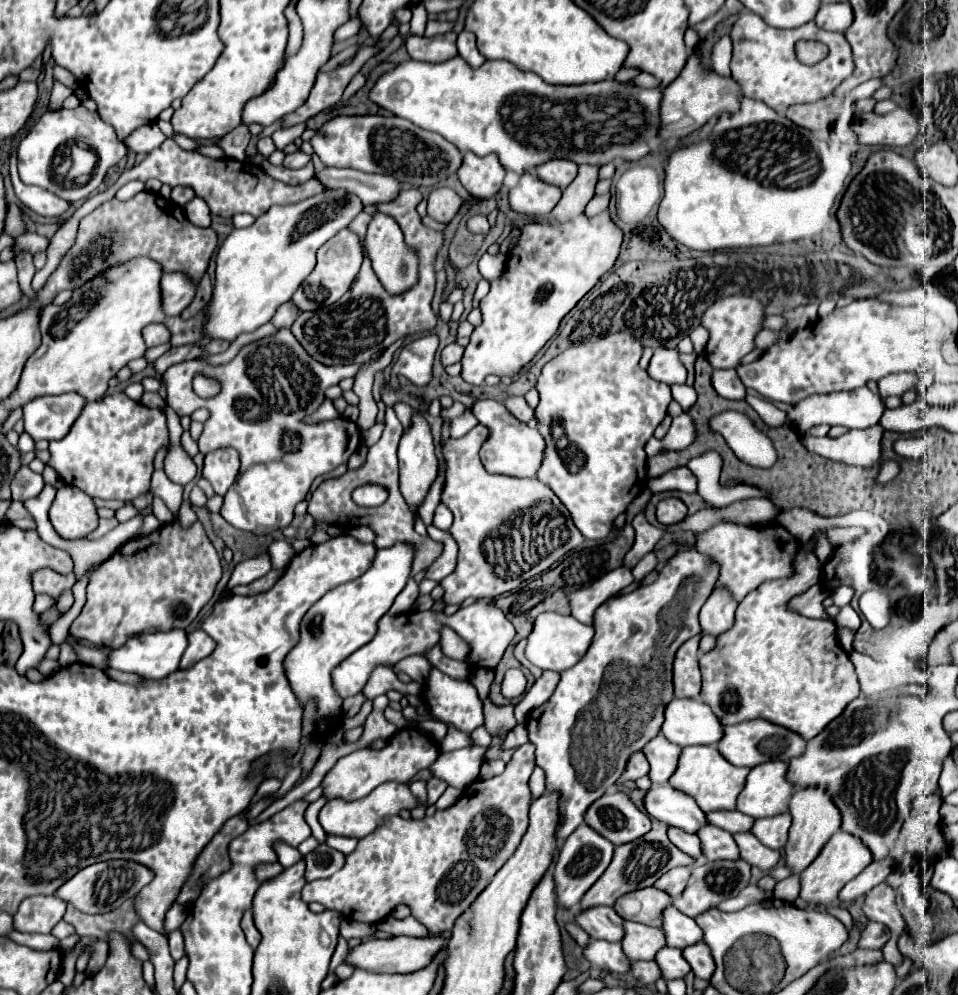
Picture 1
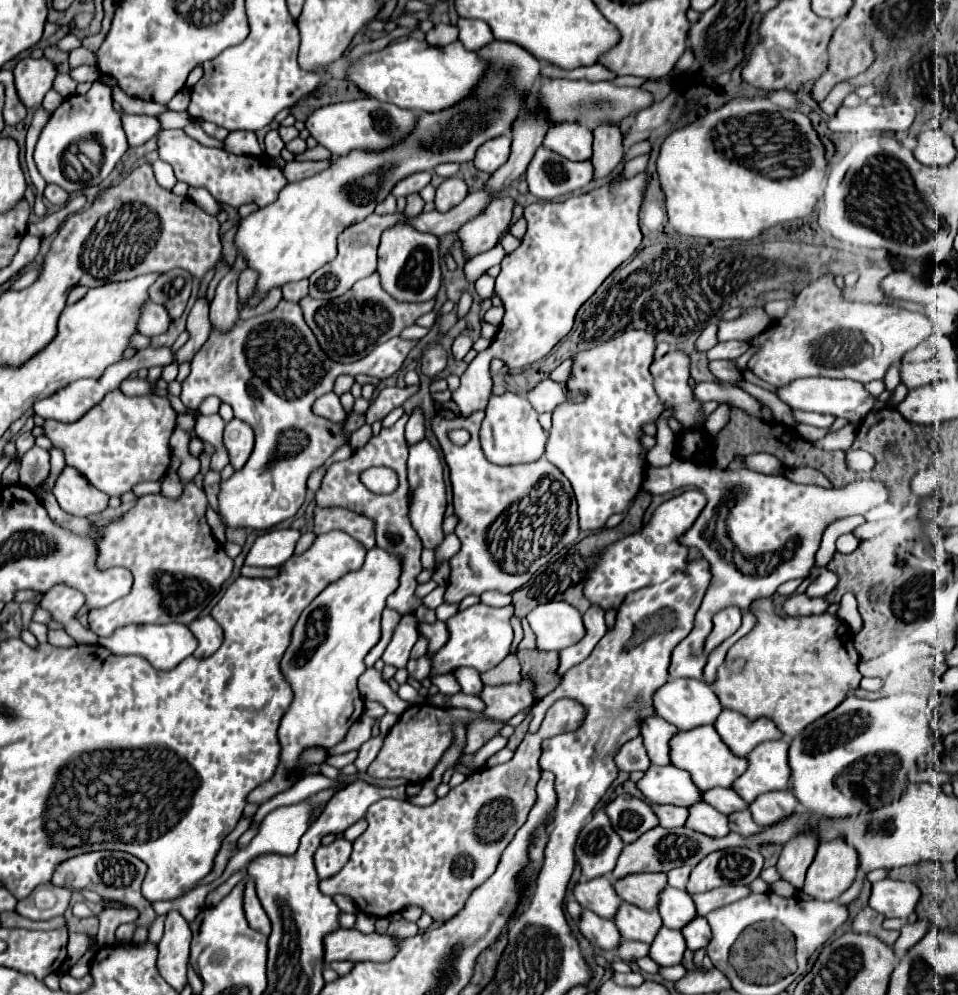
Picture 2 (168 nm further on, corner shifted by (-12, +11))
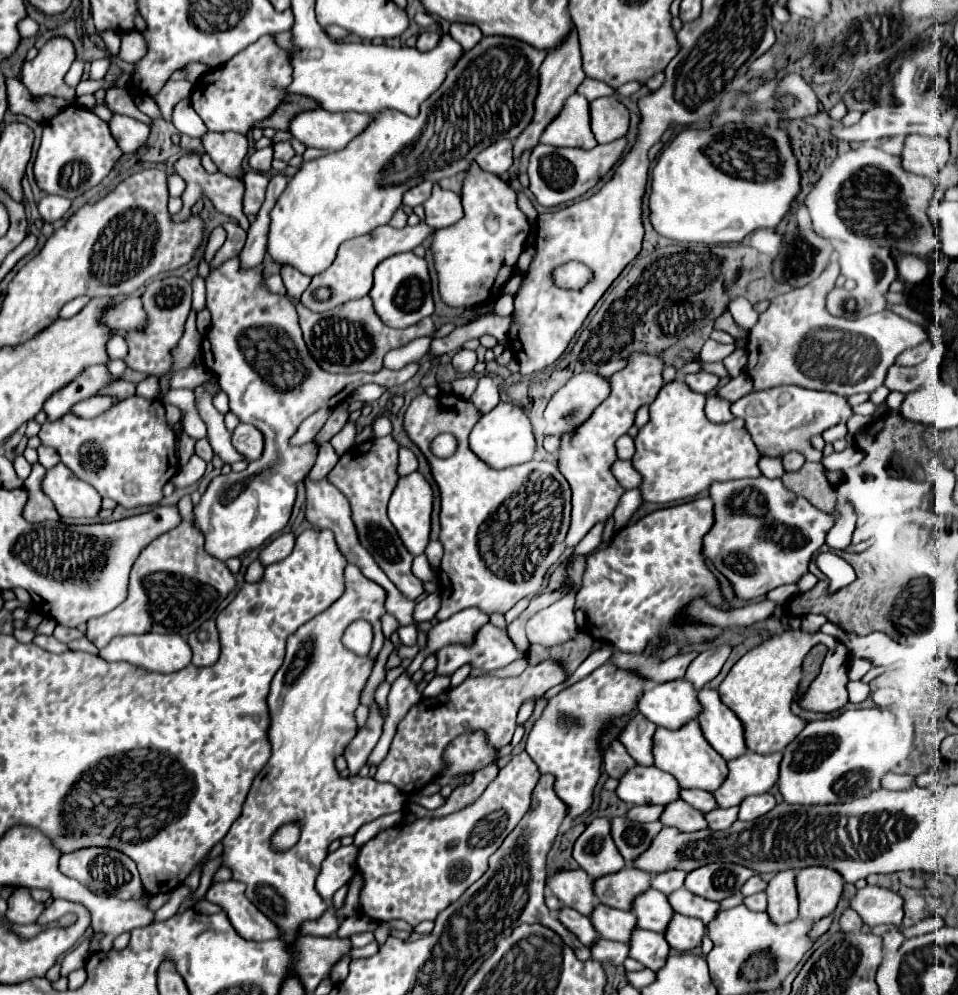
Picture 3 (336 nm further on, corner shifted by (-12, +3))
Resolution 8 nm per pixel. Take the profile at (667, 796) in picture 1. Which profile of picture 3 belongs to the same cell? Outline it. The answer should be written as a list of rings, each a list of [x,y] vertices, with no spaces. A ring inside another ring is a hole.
[[[638,765],[620,779],[616,793],[630,805],[670,805],[680,799],[680,783],[670,773]]]

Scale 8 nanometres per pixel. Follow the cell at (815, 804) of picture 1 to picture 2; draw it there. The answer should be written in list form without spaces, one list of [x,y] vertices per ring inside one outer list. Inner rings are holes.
[[[800,835],[788,841],[776,863],[780,879],[788,881],[794,889],[800,891],[804,885],[806,869],[814,859],[816,849],[818,849],[818,839],[814,835]]]

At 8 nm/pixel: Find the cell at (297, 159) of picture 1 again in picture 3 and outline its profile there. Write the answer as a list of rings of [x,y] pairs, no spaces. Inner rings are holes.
[[[290,141],[276,143],[276,145],[274,145],[274,157],[276,157],[276,159],[282,159],[282,161],[286,161],[286,163],[288,163],[294,155],[296,155],[296,153],[294,153],[294,149],[292,149]]]

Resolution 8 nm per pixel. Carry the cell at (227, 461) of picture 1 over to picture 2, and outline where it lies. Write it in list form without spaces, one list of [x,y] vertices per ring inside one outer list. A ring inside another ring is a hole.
[[[232,419],[224,431],[224,443],[230,453],[230,463],[234,465],[234,469],[240,469],[252,453],[254,431],[248,423],[240,419]]]

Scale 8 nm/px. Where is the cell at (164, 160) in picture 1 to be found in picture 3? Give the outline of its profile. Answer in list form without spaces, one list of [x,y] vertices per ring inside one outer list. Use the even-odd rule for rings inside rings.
[[[184,151],[184,155],[174,163],[174,169],[186,181],[186,189],[182,193],[184,213],[190,213],[190,205],[194,201],[202,199],[202,195],[204,195],[204,197],[208,197],[214,203],[216,211],[220,211],[220,213],[224,213],[228,217],[234,217],[240,223],[240,227],[244,227],[244,223],[248,223],[244,213],[242,213],[242,201],[244,201],[244,181],[242,179],[228,177],[224,173],[208,173],[202,167],[202,155],[196,153],[196,151]]]

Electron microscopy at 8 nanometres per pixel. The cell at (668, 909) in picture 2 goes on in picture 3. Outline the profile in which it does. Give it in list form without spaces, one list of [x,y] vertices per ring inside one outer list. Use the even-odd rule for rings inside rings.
[[[648,889],[646,893],[638,895],[632,911],[638,917],[640,929],[650,929],[656,933],[664,933],[664,929],[668,929],[668,921],[674,917],[668,897],[656,889]]]

